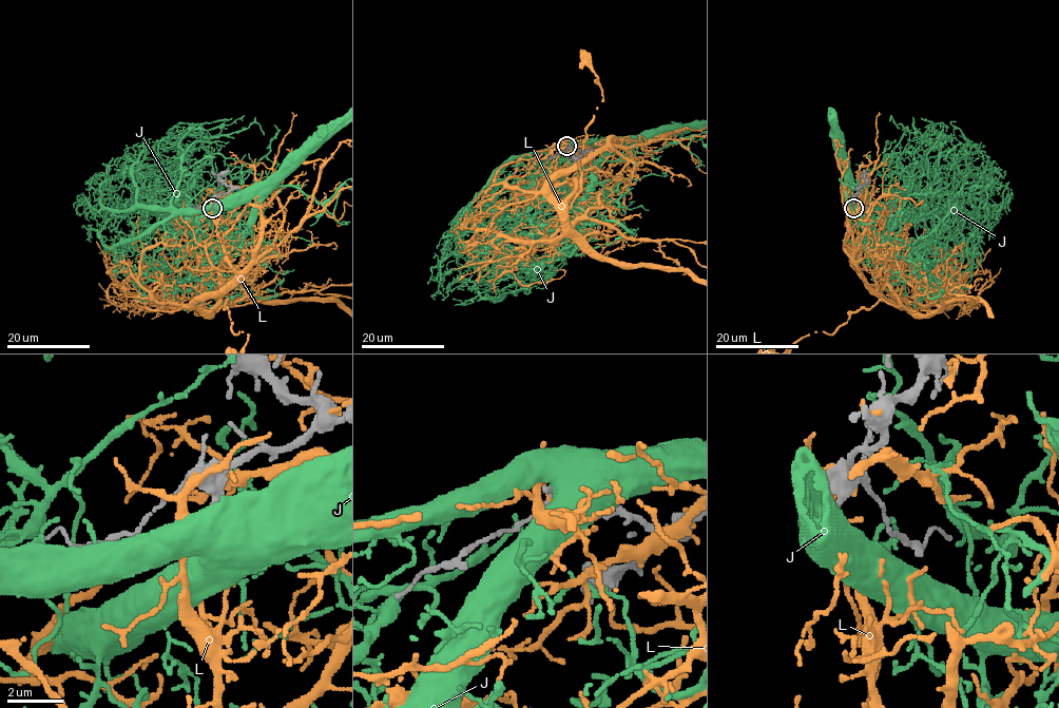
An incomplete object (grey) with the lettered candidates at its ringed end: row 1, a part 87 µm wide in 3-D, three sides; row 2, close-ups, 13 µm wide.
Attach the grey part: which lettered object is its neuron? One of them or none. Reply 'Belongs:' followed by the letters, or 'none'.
Belongs: none

